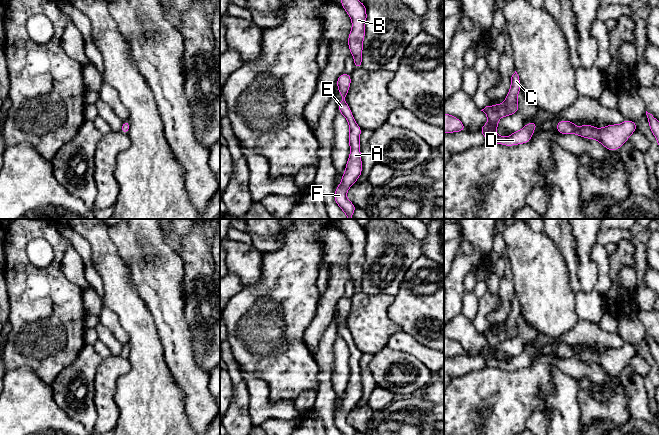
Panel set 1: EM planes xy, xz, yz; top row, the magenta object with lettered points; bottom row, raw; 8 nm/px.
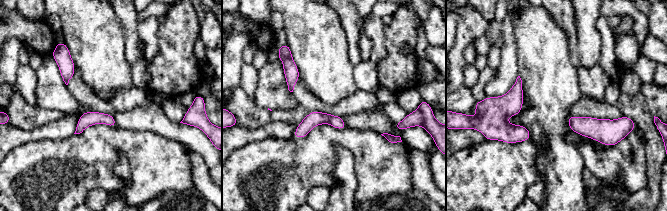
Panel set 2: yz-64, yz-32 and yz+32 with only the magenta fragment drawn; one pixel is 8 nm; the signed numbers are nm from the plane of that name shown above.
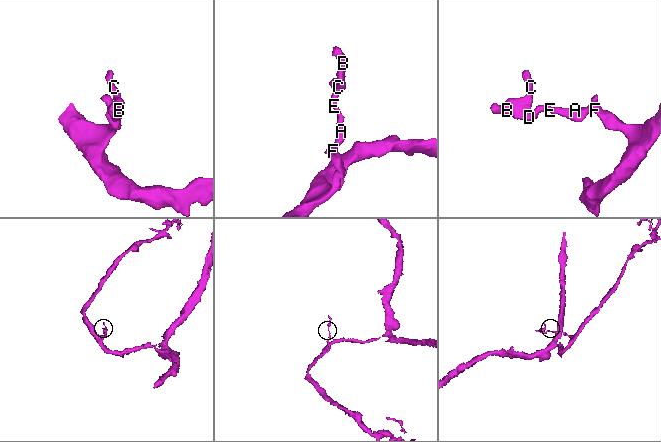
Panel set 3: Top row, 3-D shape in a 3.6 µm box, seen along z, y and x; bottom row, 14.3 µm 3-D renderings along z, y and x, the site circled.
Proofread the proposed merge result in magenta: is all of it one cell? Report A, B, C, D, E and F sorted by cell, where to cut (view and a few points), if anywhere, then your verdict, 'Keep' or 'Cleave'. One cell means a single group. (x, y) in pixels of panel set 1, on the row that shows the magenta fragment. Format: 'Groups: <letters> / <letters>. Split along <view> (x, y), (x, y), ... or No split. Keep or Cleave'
Groups: A B C D E F. No split. Keep

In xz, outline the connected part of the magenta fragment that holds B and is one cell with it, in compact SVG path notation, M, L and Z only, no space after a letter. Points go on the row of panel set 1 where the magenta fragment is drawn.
M341 0L341 6L352 21L352 29L348 36L348 46L354 59L355 69L362 67L363 40L367 20L366 6L359 0Z

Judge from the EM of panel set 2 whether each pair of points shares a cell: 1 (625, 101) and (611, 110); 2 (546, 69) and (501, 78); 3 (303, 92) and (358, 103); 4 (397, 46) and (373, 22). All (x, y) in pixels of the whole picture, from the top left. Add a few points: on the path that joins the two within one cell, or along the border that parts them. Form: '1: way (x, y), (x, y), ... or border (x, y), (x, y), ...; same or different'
1: border (614, 105), (623, 115); different
2: border (516, 51), (519, 75); different
3: way (317, 105), (324, 108), (344, 107); same
4: border (386, 26), (384, 29), (384, 57); different

